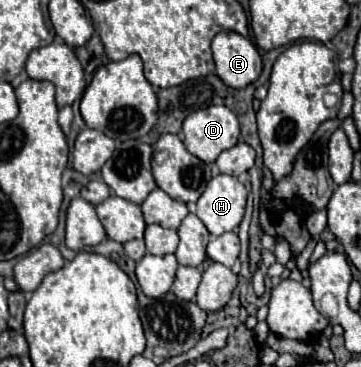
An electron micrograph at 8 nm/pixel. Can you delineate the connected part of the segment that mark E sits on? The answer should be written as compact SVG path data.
M222 31L212 39L212 53L218 77L232 89L254 83L262 71L262 57L248 37L236 31Z

